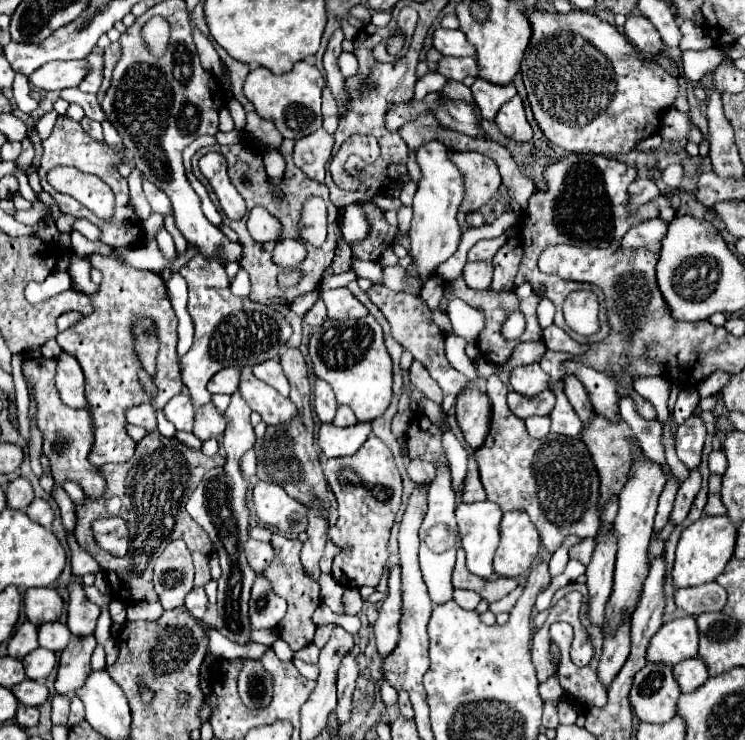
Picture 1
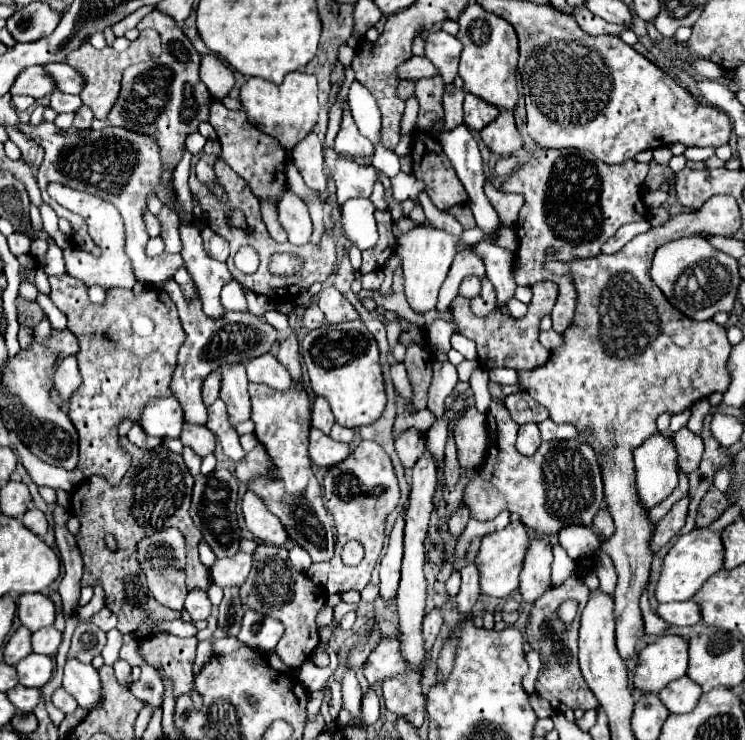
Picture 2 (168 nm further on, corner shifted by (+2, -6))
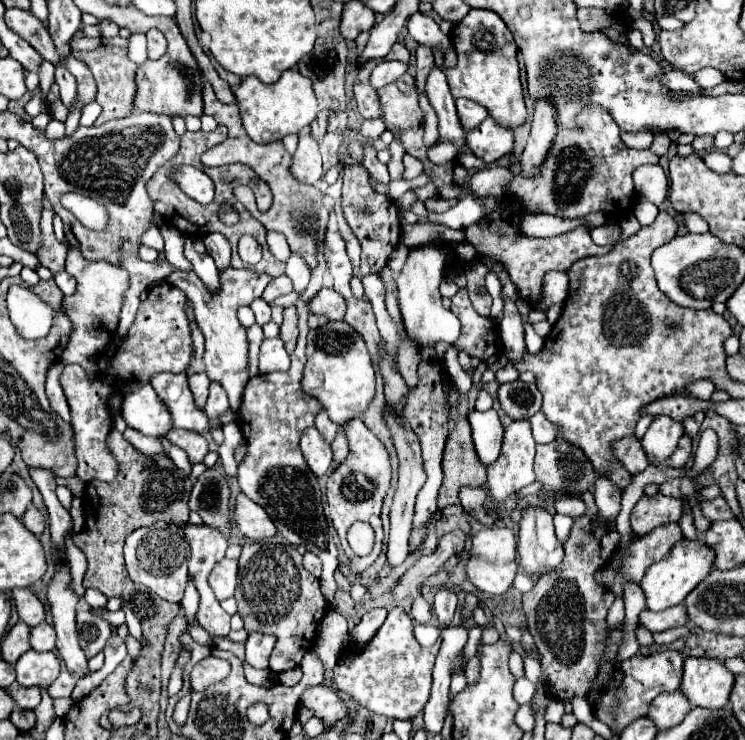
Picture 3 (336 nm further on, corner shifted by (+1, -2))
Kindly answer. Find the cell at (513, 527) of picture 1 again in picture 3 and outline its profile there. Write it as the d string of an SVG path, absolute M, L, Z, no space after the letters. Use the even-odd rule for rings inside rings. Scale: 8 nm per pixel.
M492 526L492 528L482 528L474 538L472 538L472 550L470 550L470 560L466 564L466 574L470 582L488 594L504 594L516 576L518 564L516 564L516 538L514 530L506 526Z

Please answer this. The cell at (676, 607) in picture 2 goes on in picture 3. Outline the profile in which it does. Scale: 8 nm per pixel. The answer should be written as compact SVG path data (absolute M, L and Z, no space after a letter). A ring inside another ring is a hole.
M678 604L674 608L666 608L662 612L650 612L650 610L640 612L640 624L646 626L650 632L660 632L660 630L684 626L686 622L688 622L688 616L686 616L684 604Z

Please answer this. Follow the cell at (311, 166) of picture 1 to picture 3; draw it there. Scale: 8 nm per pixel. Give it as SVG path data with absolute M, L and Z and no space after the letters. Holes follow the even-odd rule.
M302 134L298 142L298 150L292 156L290 172L304 184L316 184L324 178L322 158L318 150L318 142L310 134Z

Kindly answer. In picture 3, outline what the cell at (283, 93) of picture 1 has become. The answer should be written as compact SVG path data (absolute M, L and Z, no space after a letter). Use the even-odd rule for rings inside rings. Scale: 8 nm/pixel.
M286 70L274 84L262 84L262 80L256 76L244 78L234 96L240 106L244 130L258 144L268 144L282 140L288 134L298 134L304 126L310 126L318 112L318 100L314 96L310 78L300 76L298 70Z

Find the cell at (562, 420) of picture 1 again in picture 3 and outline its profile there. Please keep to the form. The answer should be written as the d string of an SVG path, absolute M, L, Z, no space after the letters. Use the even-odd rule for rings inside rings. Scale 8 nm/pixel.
M536 412L530 418L530 424L532 424L534 440L538 444L548 444L548 442L552 442L552 440L558 438L558 428L554 428L554 424L550 424L542 412Z

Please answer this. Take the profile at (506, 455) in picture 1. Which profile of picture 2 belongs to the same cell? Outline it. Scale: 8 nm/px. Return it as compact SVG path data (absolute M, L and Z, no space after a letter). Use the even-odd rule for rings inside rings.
M495 398L487 412L487 424L489 424L487 458L481 472L475 472L463 498L465 506L471 512L471 518L493 520L501 510L507 508L509 512L517 512L525 526L535 528L539 534L547 534L547 536L557 534L567 524L591 526L593 516L603 506L603 482L601 482L601 470L597 468L597 458L593 456L593 448L589 448L589 444L581 442L579 438L553 440L553 442L543 442L535 456L531 458L521 456L519 452L515 452L519 425L511 420L507 408L499 404Z

